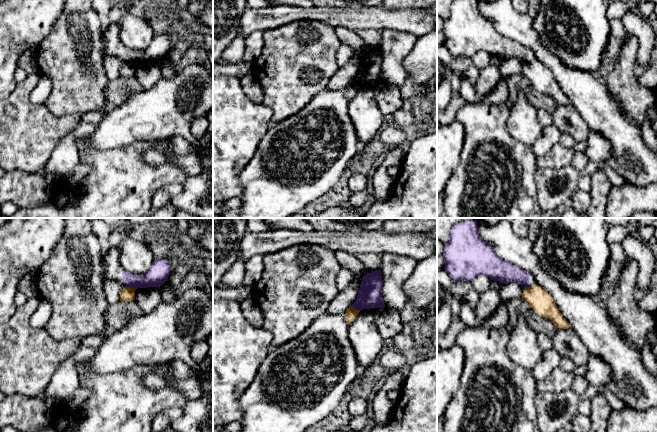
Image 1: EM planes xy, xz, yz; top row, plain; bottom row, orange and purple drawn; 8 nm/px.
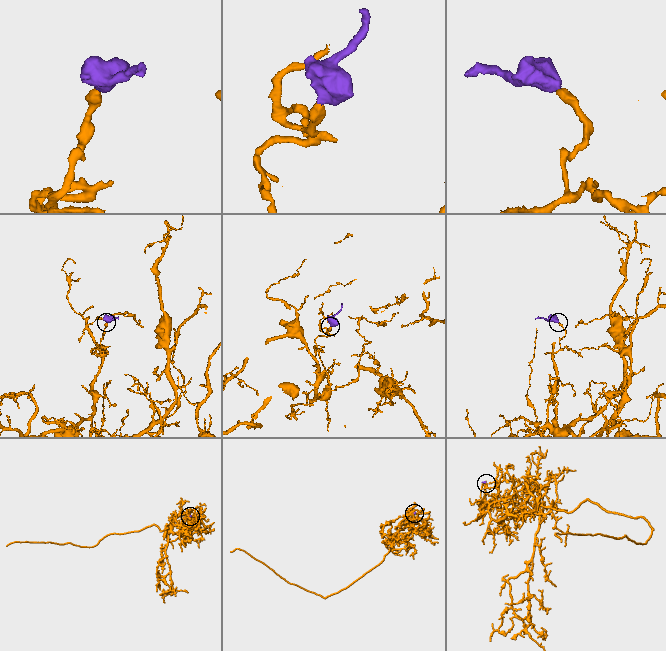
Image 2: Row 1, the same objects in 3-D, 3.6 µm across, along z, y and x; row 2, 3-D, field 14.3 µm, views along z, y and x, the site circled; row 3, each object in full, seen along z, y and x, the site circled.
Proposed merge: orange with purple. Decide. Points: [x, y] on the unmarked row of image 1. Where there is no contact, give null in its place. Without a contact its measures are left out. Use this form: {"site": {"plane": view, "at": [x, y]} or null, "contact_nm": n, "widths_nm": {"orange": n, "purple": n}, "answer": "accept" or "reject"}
{"site": {"plane": "xy", "at": [129, 63]}, "contact_nm": 90, "widths_nm": {"orange": 110, "purple": 160}, "answer": "reject"}

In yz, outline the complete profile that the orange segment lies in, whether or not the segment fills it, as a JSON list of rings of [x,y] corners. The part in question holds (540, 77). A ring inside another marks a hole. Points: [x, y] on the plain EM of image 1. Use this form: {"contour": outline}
{"contour": [[[536,60],[525,63],[522,69],[522,74],[529,79],[530,83],[539,92],[550,95],[556,104],[570,104],[569,99],[559,87],[552,72],[548,70],[541,62]]]}

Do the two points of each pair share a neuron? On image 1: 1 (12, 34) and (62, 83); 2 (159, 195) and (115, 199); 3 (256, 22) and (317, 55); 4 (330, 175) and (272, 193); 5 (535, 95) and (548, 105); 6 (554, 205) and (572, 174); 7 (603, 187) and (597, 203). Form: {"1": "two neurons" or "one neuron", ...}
{"1": "two neurons", "2": "two neurons", "3": "two neurons", "4": "one neuron", "5": "one neuron", "6": "one neuron", "7": "one neuron"}

